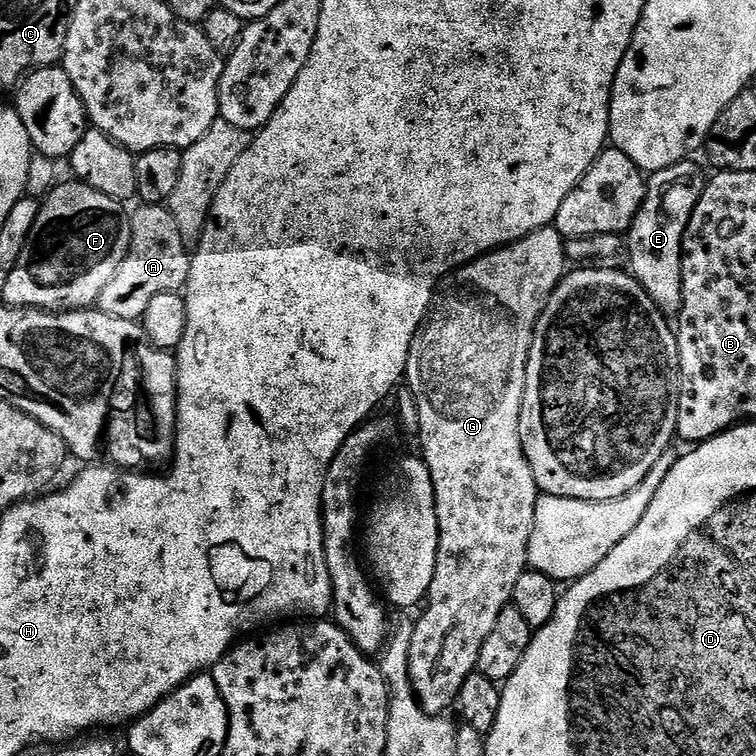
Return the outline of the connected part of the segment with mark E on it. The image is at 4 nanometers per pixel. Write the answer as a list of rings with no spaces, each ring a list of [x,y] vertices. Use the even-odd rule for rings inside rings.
[[[691,159],[681,160],[647,177],[648,193],[626,233],[626,256],[632,259],[631,275],[669,318],[679,317],[682,306],[682,242],[690,218],[704,193],[706,175]],[[628,239],[628,240],[627,240]]]

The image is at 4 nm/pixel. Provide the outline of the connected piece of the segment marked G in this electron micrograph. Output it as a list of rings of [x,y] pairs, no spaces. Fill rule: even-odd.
[[[555,227],[539,228],[537,232],[532,232],[518,242],[508,244],[505,248],[498,248],[494,252],[488,252],[485,256],[479,256],[477,260],[472,260],[464,267],[456,269],[452,275],[440,281],[436,294],[432,297],[432,307],[428,309],[428,317],[417,330],[414,342],[410,346],[406,385],[417,399],[421,423],[418,442],[424,447],[422,459],[430,470],[434,482],[440,541],[438,542],[438,562],[434,566],[434,582],[430,582],[430,590],[426,603],[423,605],[424,613],[421,614],[420,621],[415,621],[412,630],[408,674],[412,683],[412,691],[419,700],[420,707],[431,714],[444,714],[449,711],[448,707],[453,707],[456,695],[462,690],[462,682],[466,682],[468,675],[476,671],[482,642],[486,642],[490,630],[494,630],[494,621],[498,619],[498,614],[502,614],[502,610],[512,604],[514,586],[518,586],[518,578],[522,578],[522,574],[529,567],[528,543],[530,534],[534,530],[534,510],[538,499],[538,489],[534,482],[534,474],[530,470],[530,462],[522,450],[520,441],[520,407],[526,390],[526,366],[536,323],[544,312],[544,307],[548,305],[548,299],[552,297],[554,290],[566,275],[565,245],[564,237],[556,233]]]

